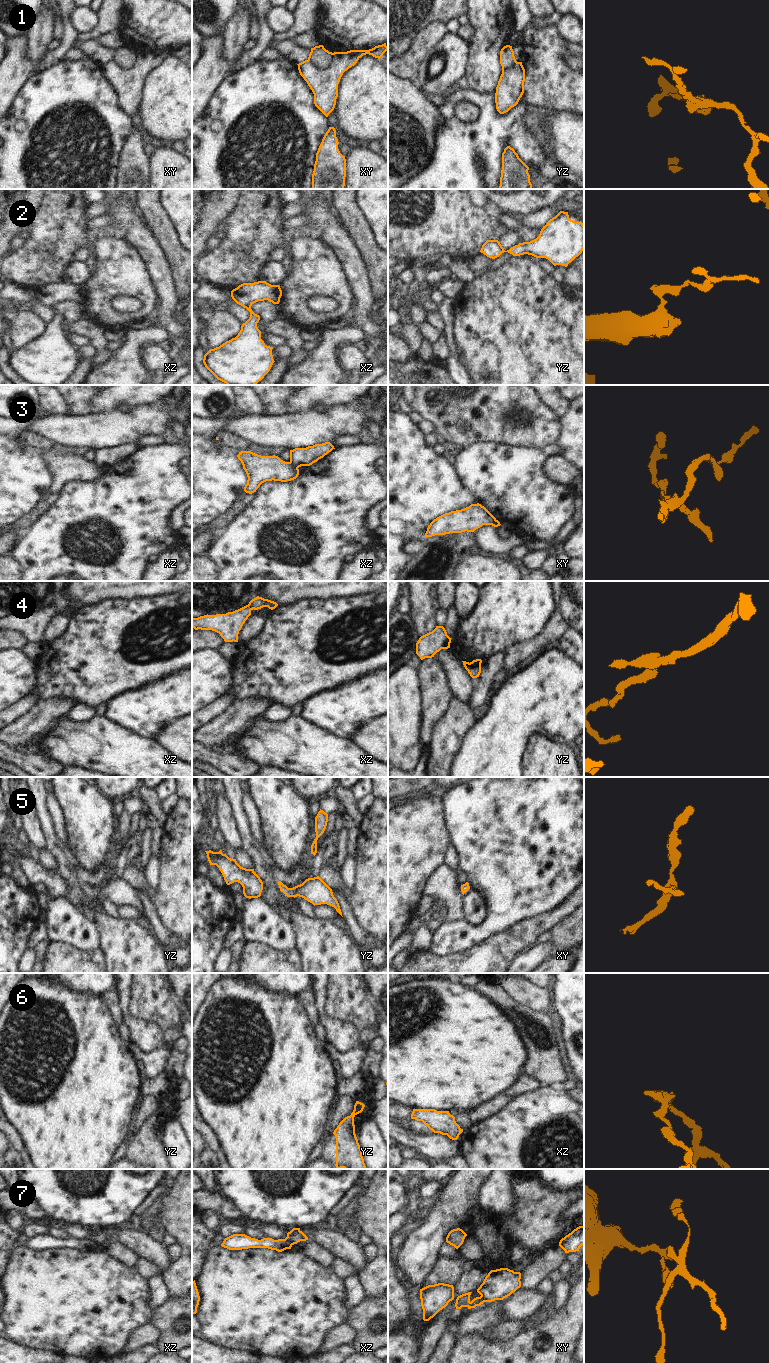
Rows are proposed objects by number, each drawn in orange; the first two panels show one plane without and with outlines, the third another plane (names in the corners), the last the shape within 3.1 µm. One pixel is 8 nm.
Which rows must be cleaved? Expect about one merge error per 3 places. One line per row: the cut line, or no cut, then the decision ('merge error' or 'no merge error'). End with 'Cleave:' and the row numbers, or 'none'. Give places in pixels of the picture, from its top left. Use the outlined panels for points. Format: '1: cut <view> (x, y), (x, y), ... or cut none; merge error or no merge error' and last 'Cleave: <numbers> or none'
1: cut xy (333, 53), (332, 60), (324, 67), (316, 67), (308, 59); merge error
2: cut none; no merge error
3: cut xz (289, 462), (297, 468); merge error
4: cut none; no merge error
5: cut none; no merge error
6: cut none; no merge error
7: cut xz (285, 1238), (292, 1244); merge error
Cleave: 1, 3, 7

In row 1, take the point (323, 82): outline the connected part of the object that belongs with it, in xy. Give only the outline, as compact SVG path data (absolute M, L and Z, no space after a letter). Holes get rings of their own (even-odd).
M386 43L369 50L334 52L332 61L325 68L318 68L309 60L298 65L300 75L314 94L315 106L326 116L334 110L338 97L338 84L345 71L354 66L366 54L380 59L388 50Z

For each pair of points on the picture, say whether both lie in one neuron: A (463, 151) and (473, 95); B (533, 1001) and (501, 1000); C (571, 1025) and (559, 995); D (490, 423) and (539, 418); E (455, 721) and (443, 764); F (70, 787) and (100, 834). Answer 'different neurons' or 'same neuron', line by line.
A: same neuron
B: different neurons
C: same neuron
D: same neuron
E: same neuron
F: same neuron

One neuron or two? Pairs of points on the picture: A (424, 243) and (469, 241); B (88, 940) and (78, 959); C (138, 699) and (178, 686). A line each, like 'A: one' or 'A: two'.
A: one
B: two
C: one

